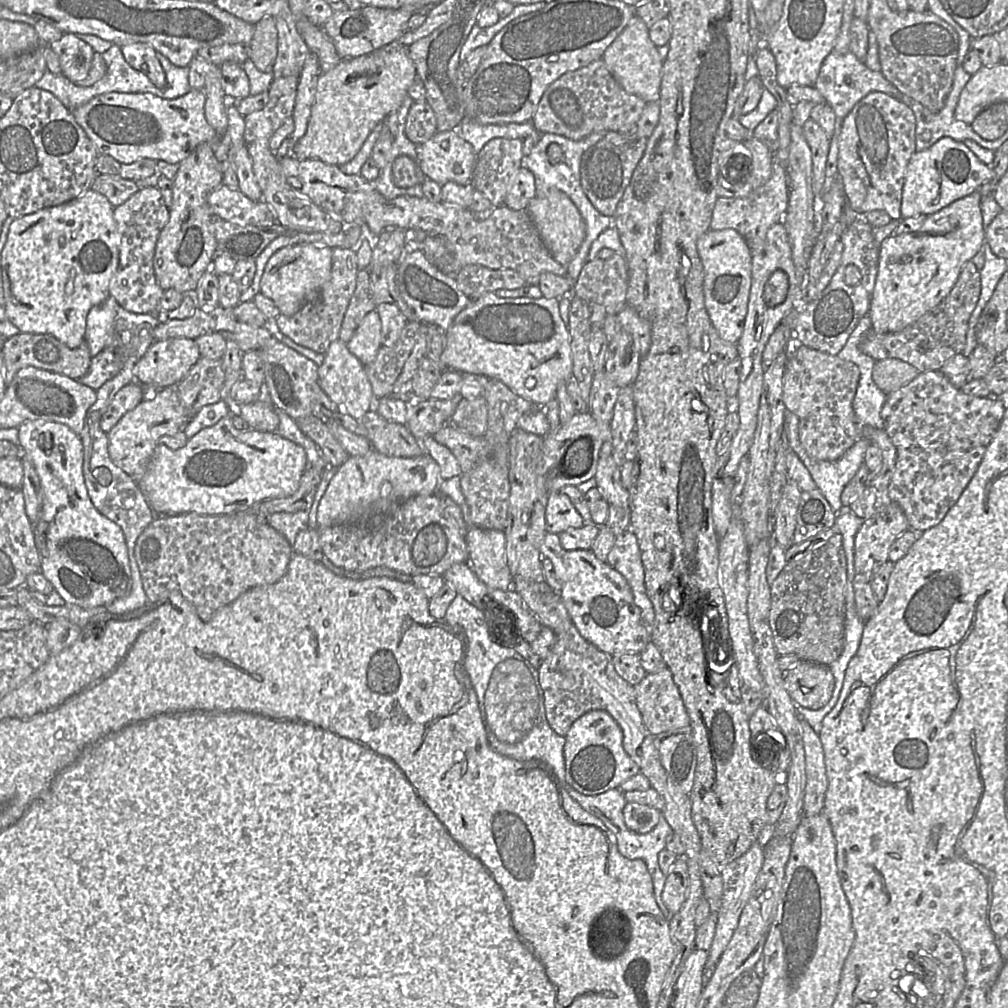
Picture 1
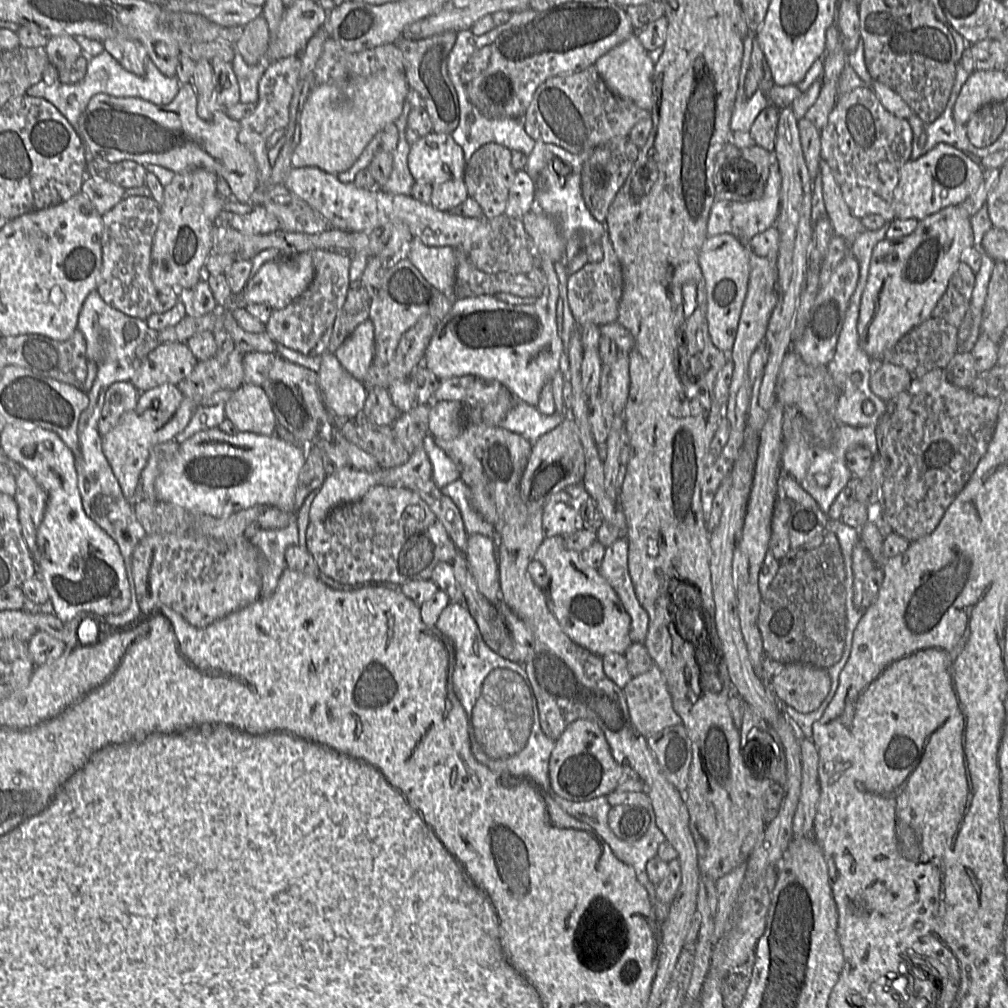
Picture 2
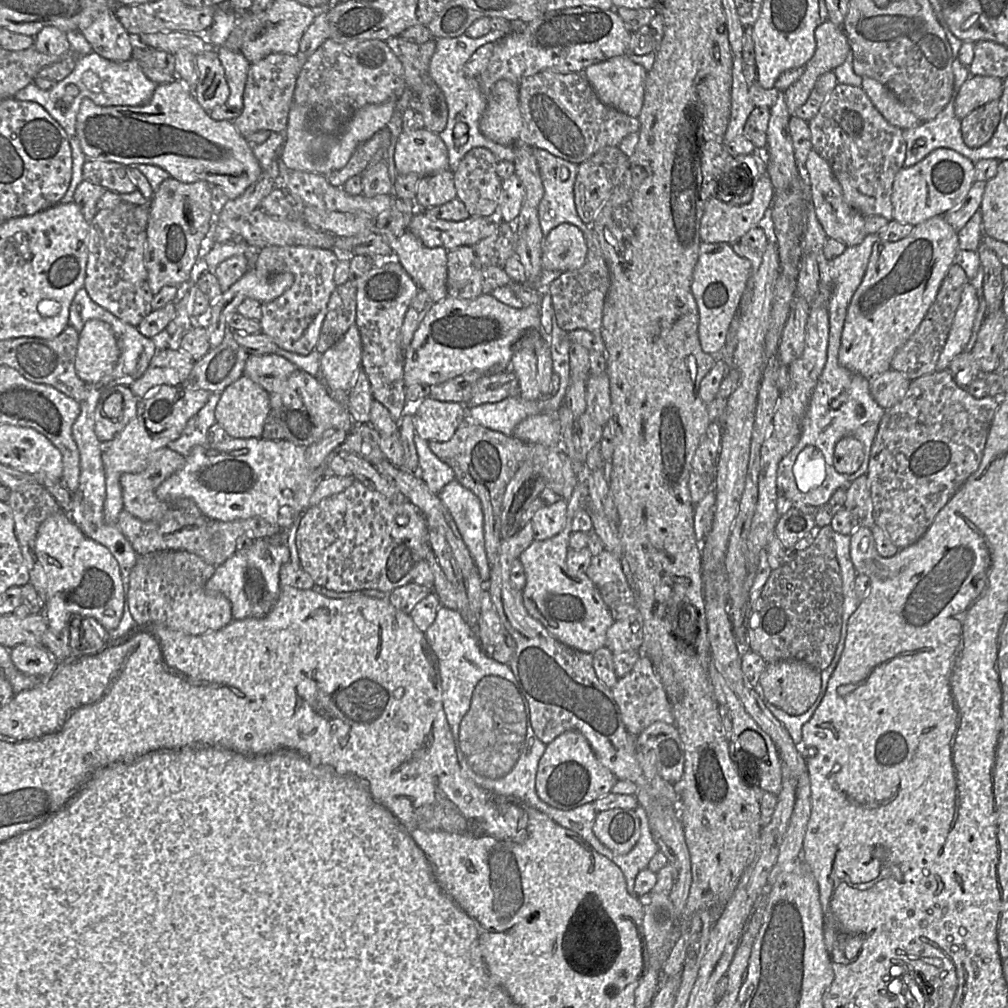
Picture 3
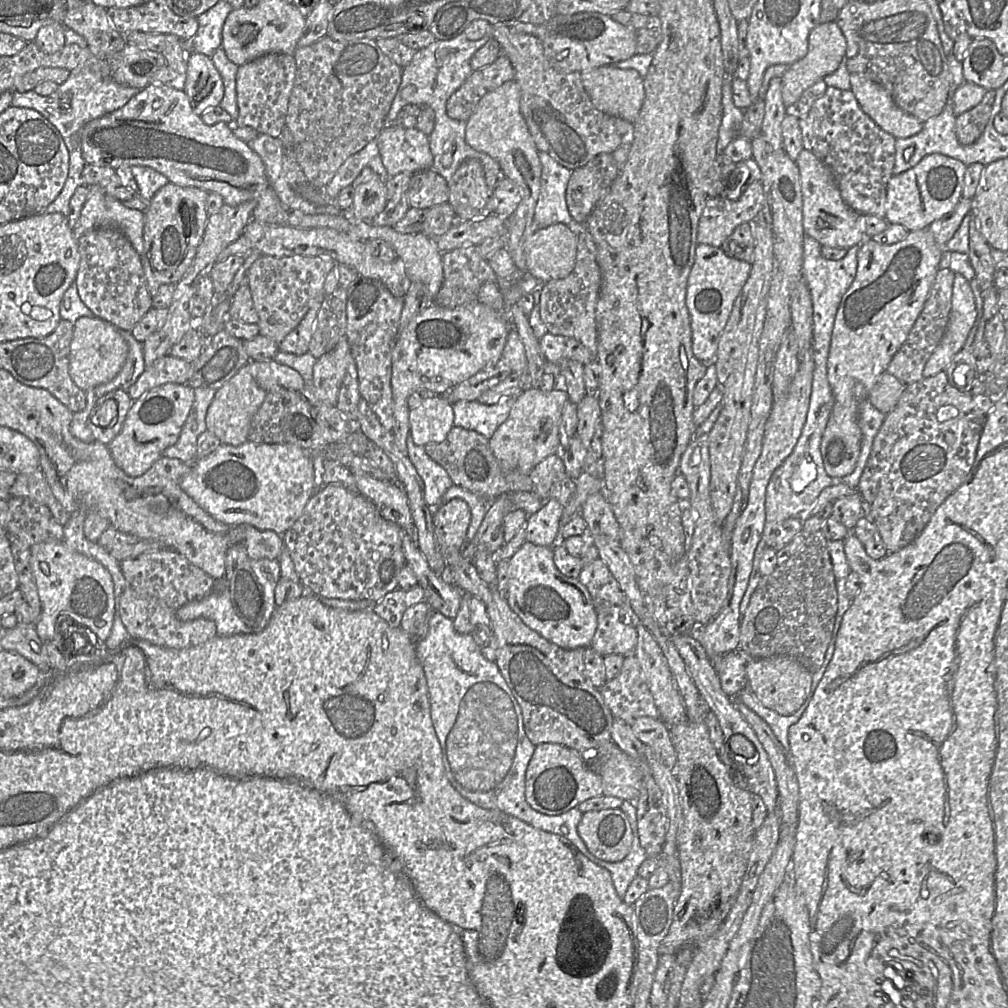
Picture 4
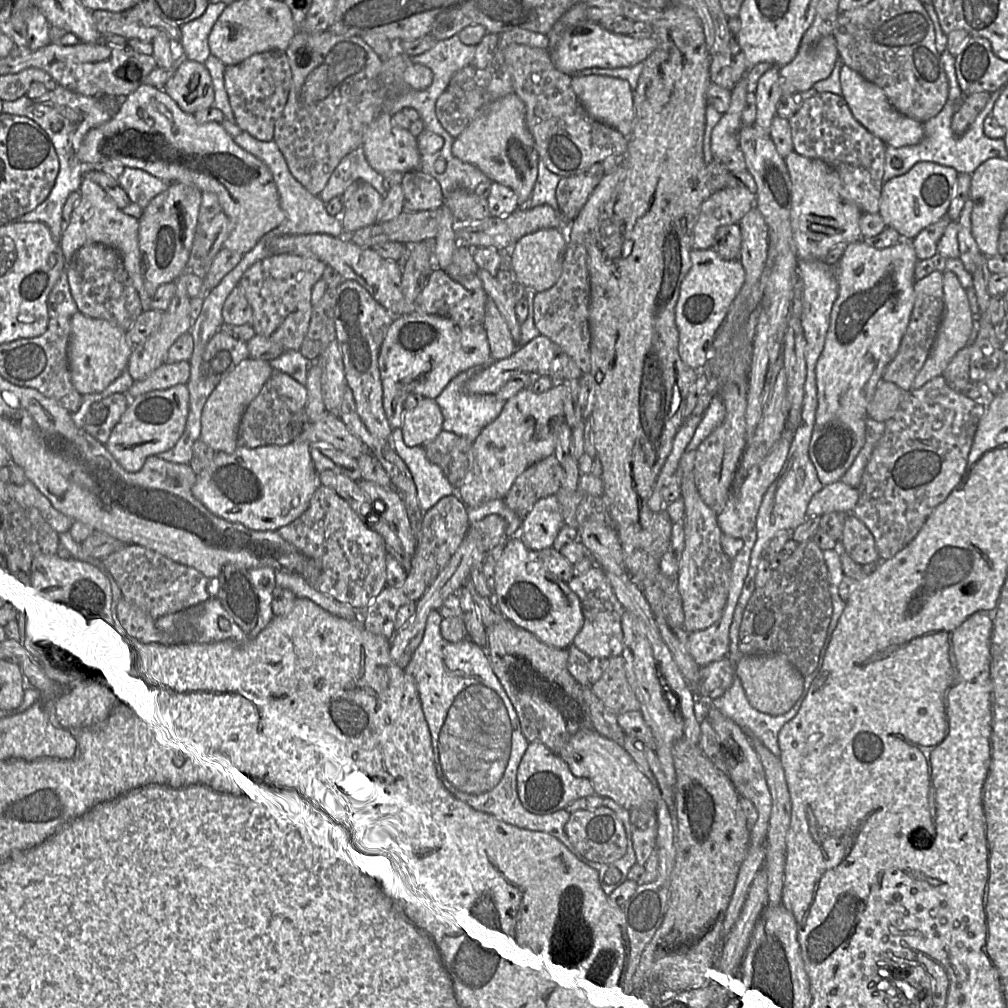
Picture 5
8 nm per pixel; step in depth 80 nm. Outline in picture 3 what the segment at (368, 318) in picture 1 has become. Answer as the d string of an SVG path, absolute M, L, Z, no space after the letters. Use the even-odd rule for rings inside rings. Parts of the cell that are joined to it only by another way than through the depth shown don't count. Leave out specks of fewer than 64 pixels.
M354 324L331 349L321 356L320 380L331 392L348 393L361 369L362 342Z

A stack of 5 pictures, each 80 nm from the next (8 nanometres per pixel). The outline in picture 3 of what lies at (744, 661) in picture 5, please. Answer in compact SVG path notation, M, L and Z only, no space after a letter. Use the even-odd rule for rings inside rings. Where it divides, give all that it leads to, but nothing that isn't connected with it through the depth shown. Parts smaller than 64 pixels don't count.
M782 660L768 663L758 680L758 688L766 703L789 715L801 715L818 699L822 687L821 671L799 660Z

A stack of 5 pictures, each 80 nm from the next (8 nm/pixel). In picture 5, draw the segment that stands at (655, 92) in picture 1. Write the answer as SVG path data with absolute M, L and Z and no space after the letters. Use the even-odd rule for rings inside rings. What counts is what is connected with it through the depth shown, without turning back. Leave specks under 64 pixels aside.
M603 75L573 76L571 86L579 102L591 117L618 130L626 137L630 135L635 111L634 91L628 81Z

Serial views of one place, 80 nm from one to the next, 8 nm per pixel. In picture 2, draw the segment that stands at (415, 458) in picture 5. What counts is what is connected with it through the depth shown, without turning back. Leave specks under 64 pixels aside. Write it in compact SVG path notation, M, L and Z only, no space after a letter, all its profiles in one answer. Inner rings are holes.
M431 435L423 439L422 446L432 466L431 480L438 488L441 489L460 477L456 464L435 444Z

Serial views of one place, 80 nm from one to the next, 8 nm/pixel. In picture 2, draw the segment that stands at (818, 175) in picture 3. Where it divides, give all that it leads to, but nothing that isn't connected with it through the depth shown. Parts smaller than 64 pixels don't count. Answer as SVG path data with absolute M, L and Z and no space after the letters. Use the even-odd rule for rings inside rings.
M823 159L820 162L820 176L824 205L834 234L851 243L864 230L861 220L851 213L832 169Z

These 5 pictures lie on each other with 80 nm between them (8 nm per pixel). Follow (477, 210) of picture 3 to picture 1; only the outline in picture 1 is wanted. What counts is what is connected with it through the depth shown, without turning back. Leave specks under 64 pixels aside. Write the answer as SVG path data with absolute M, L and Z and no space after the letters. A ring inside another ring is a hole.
M495 138L487 142L477 153L470 184L475 191L486 197L493 208L505 203L509 188L521 168L524 140Z

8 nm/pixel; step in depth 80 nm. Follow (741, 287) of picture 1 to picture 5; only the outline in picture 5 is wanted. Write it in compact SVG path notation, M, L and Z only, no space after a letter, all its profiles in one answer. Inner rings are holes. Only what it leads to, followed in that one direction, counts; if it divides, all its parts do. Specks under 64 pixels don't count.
M692 249L691 267L683 279L679 298L675 307L675 323L679 332L678 352L682 361L696 370L703 370L712 354L713 341L722 325L736 295L745 280L745 270L739 260L722 258L713 249Z

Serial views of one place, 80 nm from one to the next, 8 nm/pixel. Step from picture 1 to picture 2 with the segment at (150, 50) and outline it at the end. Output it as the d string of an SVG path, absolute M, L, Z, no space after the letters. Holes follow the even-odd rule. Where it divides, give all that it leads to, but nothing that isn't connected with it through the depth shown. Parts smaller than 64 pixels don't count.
M117 37L102 41L104 51L110 53L126 70L144 76L150 60L146 49L137 40Z

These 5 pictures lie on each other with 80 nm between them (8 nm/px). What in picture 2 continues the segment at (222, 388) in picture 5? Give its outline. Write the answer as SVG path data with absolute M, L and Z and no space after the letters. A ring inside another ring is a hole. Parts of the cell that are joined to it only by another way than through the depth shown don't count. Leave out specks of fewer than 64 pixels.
M243 383L233 391L224 406L226 419L230 420L239 432L252 432L264 436L275 435L276 417L270 400L261 385Z

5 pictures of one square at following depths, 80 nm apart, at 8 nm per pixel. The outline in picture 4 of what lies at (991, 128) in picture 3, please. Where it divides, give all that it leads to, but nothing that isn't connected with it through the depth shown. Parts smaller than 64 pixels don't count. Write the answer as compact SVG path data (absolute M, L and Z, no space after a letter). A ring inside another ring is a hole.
M988 90L979 104L956 116L955 132L961 144L972 144L981 136L989 121L994 100L995 91Z

